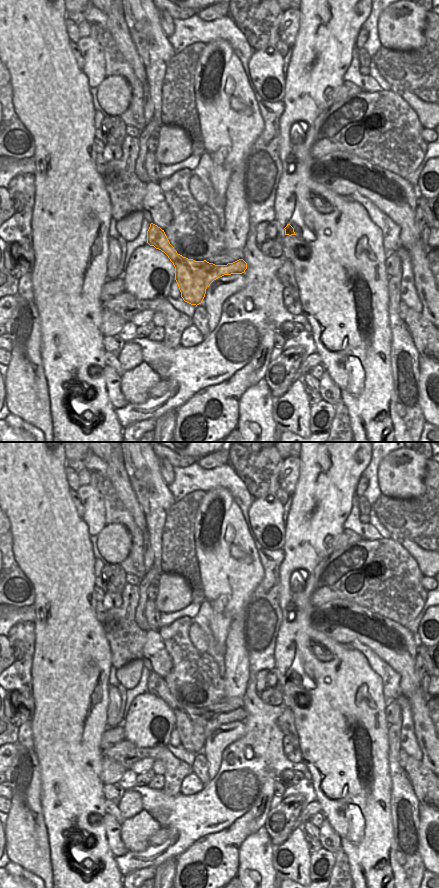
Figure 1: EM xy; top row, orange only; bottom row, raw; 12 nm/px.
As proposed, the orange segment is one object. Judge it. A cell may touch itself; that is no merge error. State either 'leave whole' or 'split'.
split

